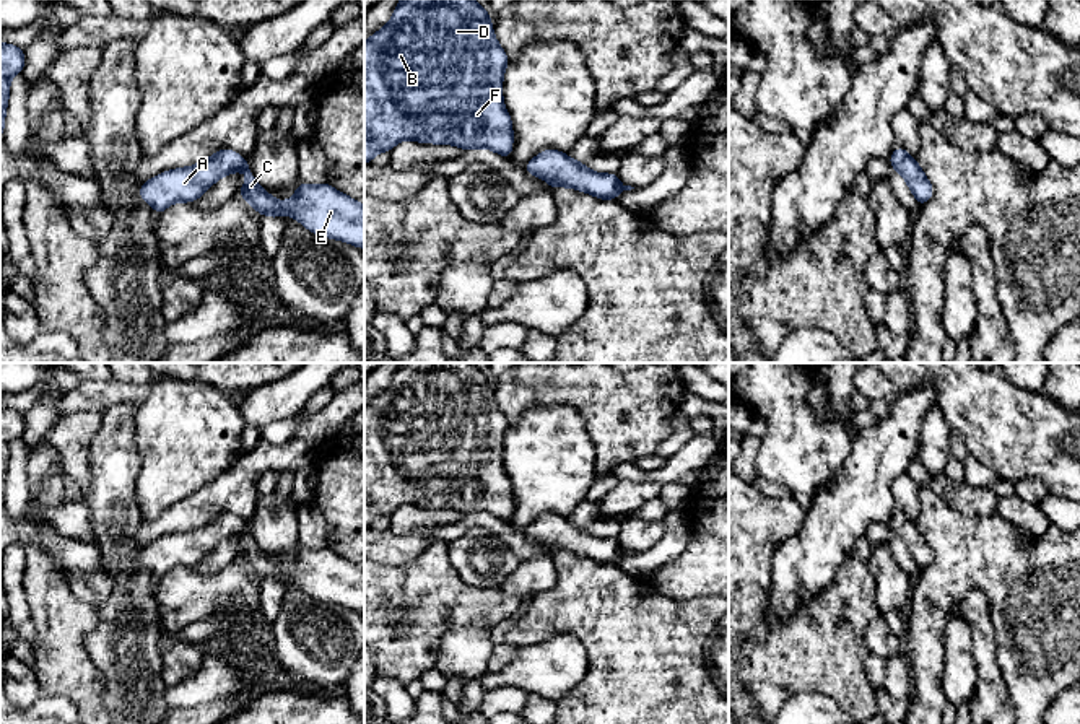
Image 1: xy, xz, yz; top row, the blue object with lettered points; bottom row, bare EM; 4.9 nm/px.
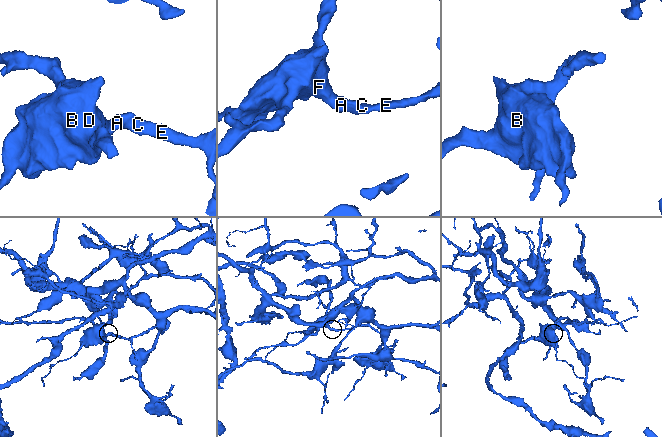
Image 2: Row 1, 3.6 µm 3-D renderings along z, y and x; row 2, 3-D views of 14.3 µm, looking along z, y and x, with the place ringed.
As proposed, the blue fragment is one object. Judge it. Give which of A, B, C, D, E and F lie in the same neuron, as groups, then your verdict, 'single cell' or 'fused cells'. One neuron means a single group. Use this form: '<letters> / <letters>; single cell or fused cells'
A B C D E F; single cell

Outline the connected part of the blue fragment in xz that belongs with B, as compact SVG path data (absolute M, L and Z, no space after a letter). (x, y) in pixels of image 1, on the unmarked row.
M402 363L390 386L364 407L364 529L402 504L490 512L511 526L512 486L503 465L509 423L493 399L485 371L472 363Z

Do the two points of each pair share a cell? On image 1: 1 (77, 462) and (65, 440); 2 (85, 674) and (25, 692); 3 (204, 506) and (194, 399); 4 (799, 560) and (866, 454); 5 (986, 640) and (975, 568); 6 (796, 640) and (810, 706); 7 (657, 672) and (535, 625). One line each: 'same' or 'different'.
1: same
2: different
3: different
4: same
5: different
6: different
7: same

